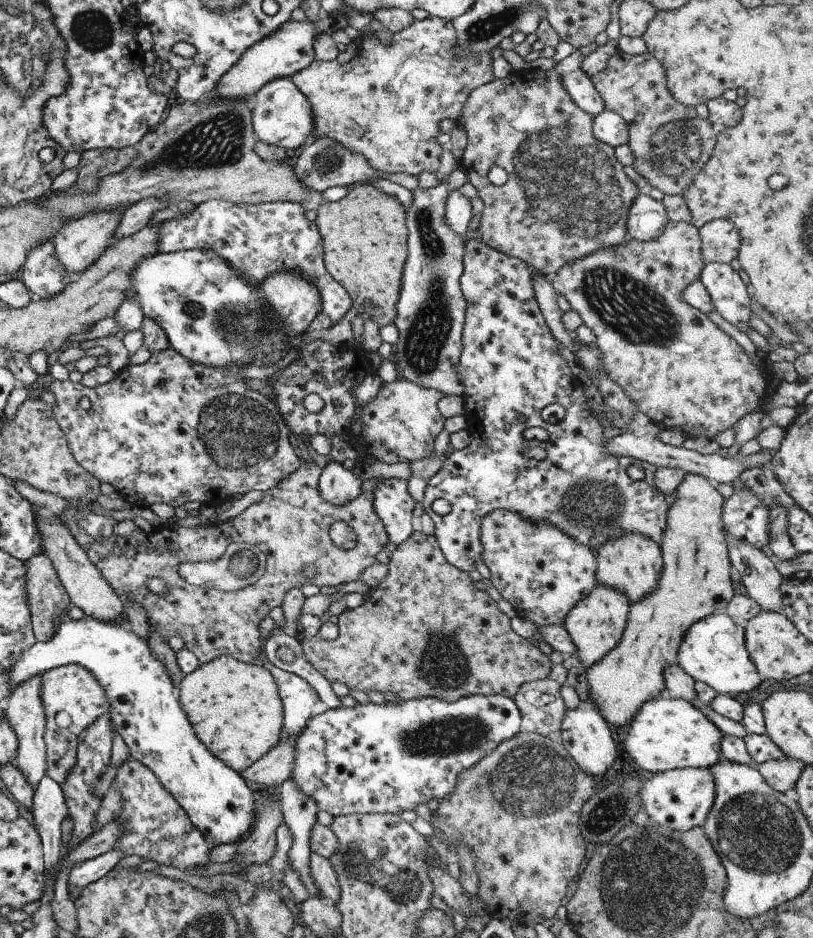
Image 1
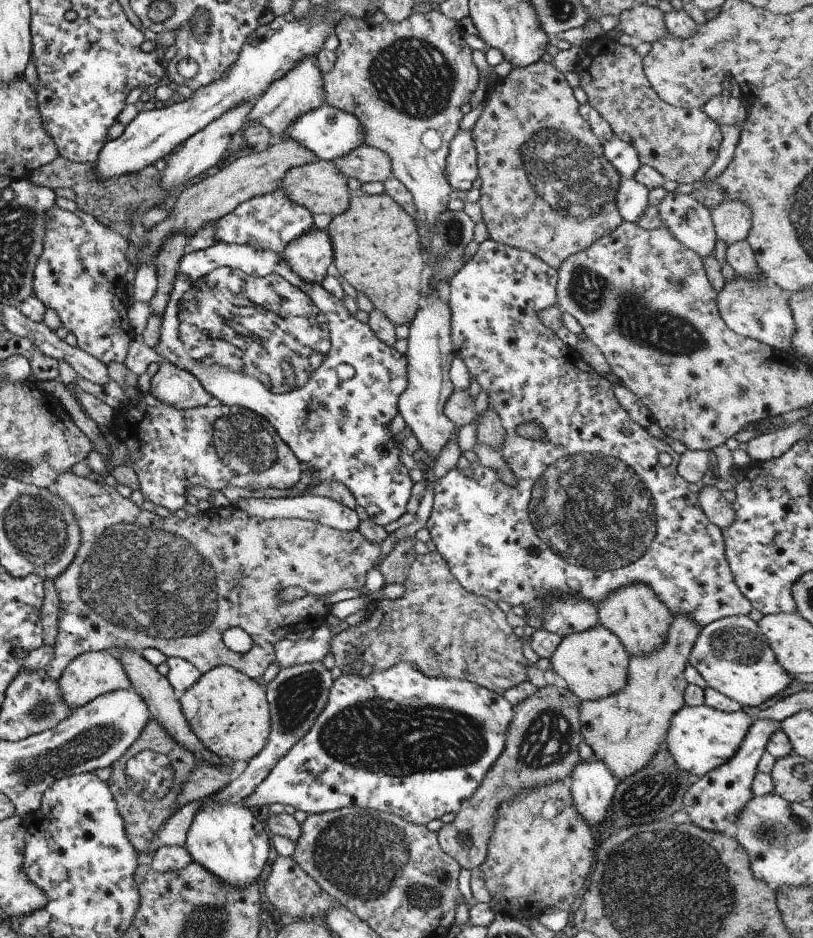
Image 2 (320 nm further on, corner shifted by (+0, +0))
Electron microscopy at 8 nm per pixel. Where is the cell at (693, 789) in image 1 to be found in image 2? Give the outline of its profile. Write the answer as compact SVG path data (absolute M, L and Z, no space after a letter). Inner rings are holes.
M754 719L736 753L716 769L698 777L684 794L682 808L689 816L689 822L706 831L731 833L739 811L752 799L751 783L769 737L779 730L779 722L767 719Z

